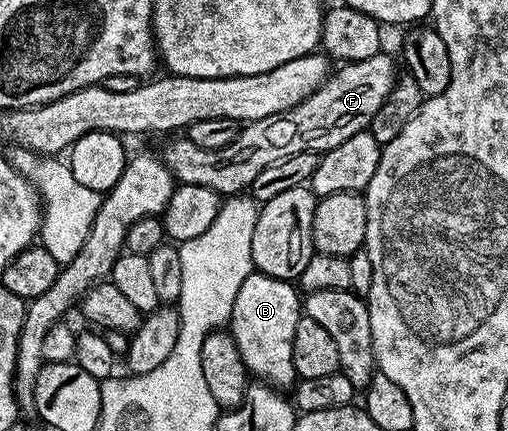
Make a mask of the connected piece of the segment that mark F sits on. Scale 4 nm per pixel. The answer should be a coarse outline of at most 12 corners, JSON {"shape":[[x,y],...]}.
{"shape":[[381,51],[233,143],[161,150],[178,184],[242,194],[265,167],[370,130],[396,76]]}

